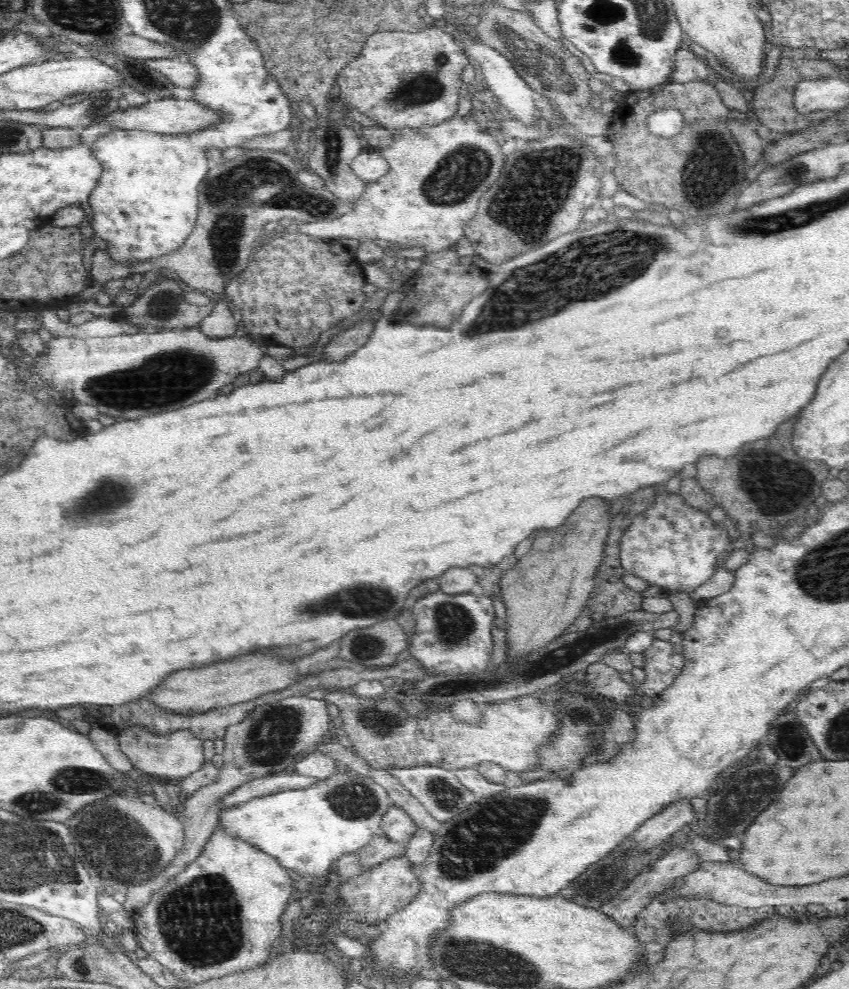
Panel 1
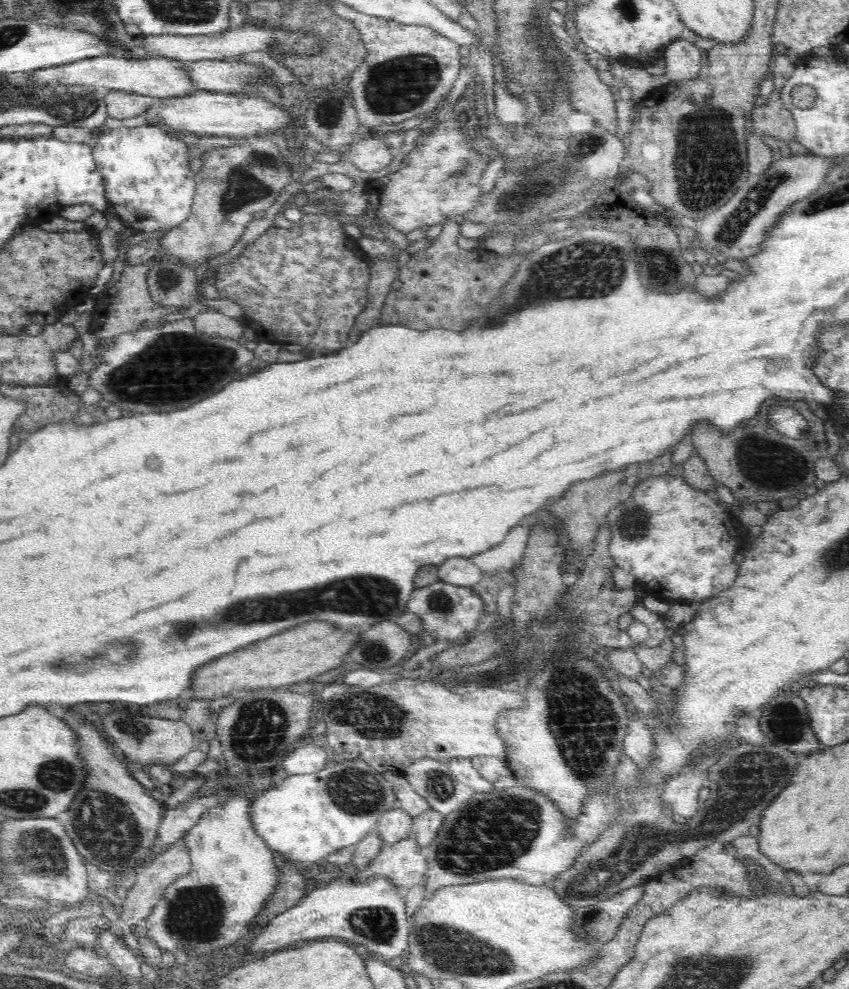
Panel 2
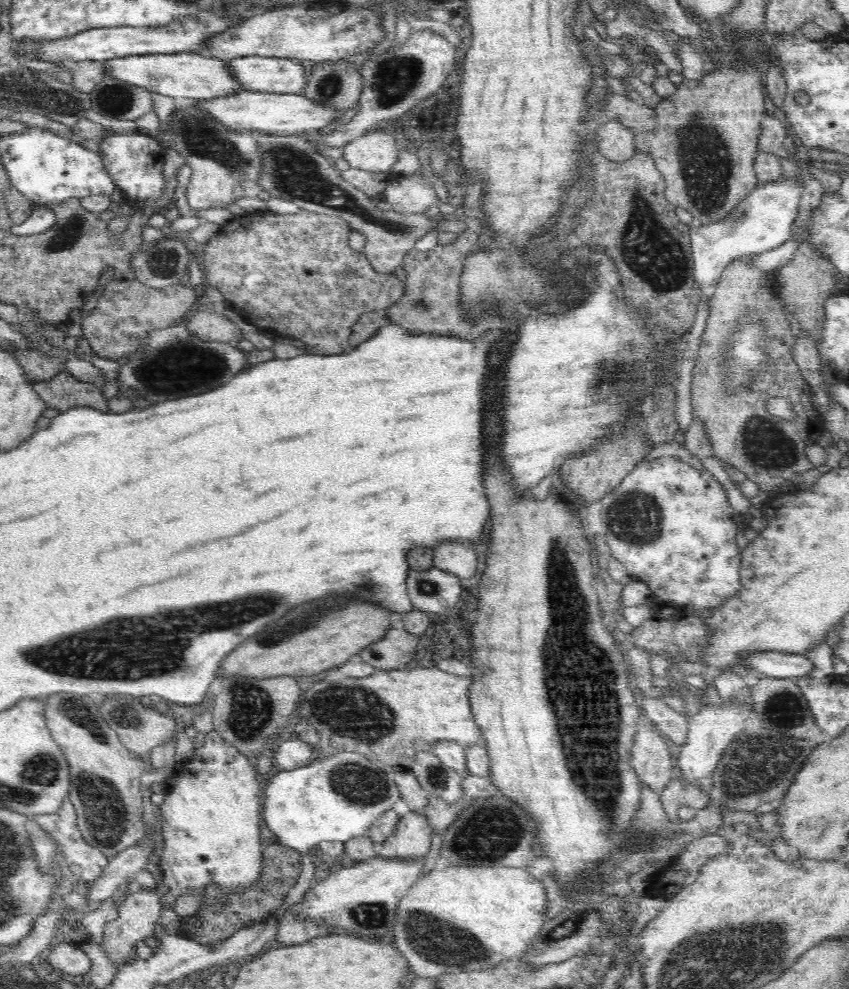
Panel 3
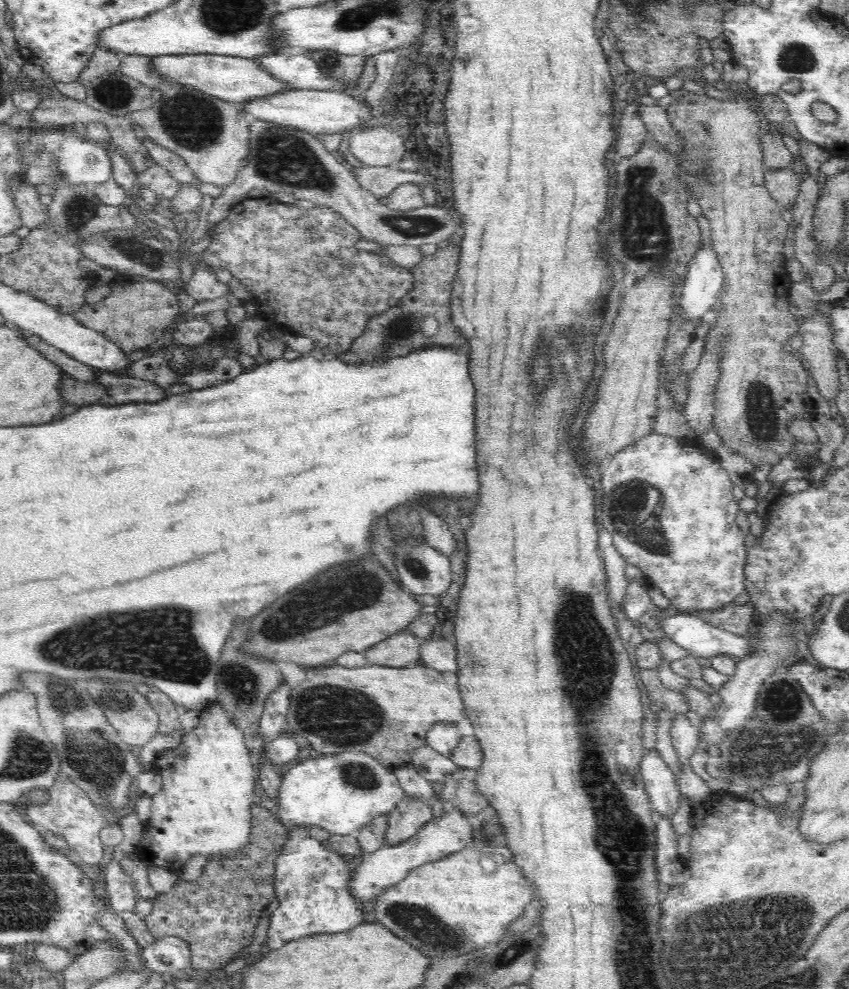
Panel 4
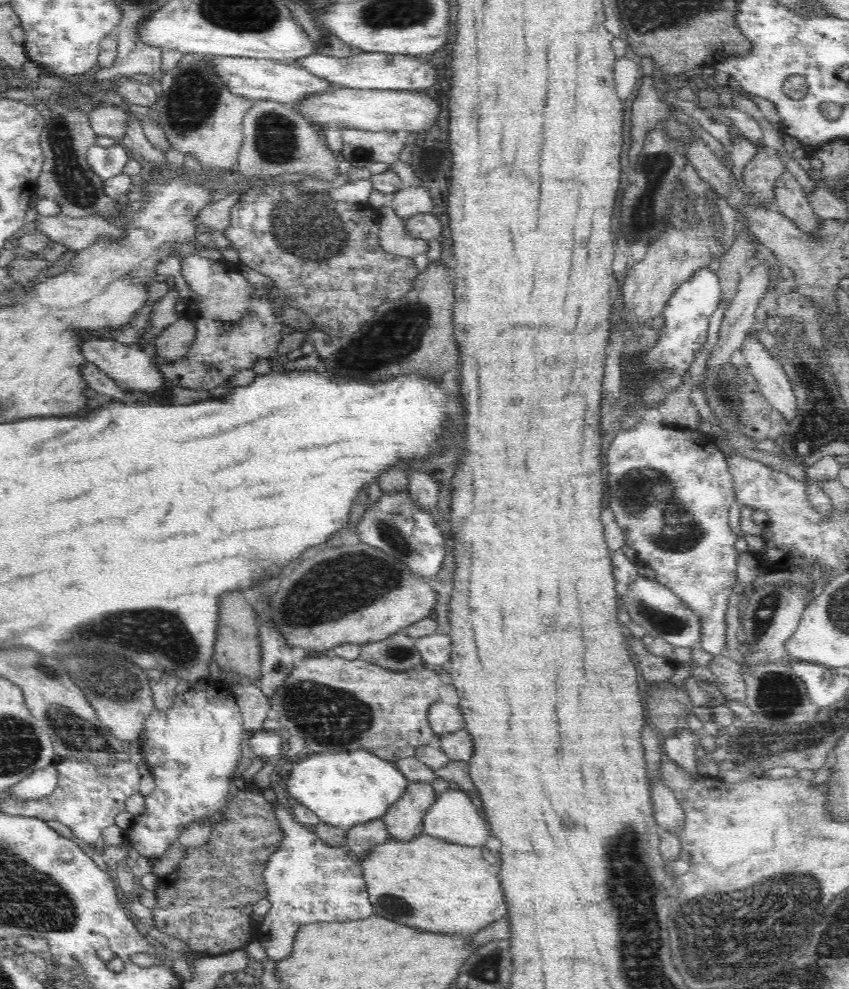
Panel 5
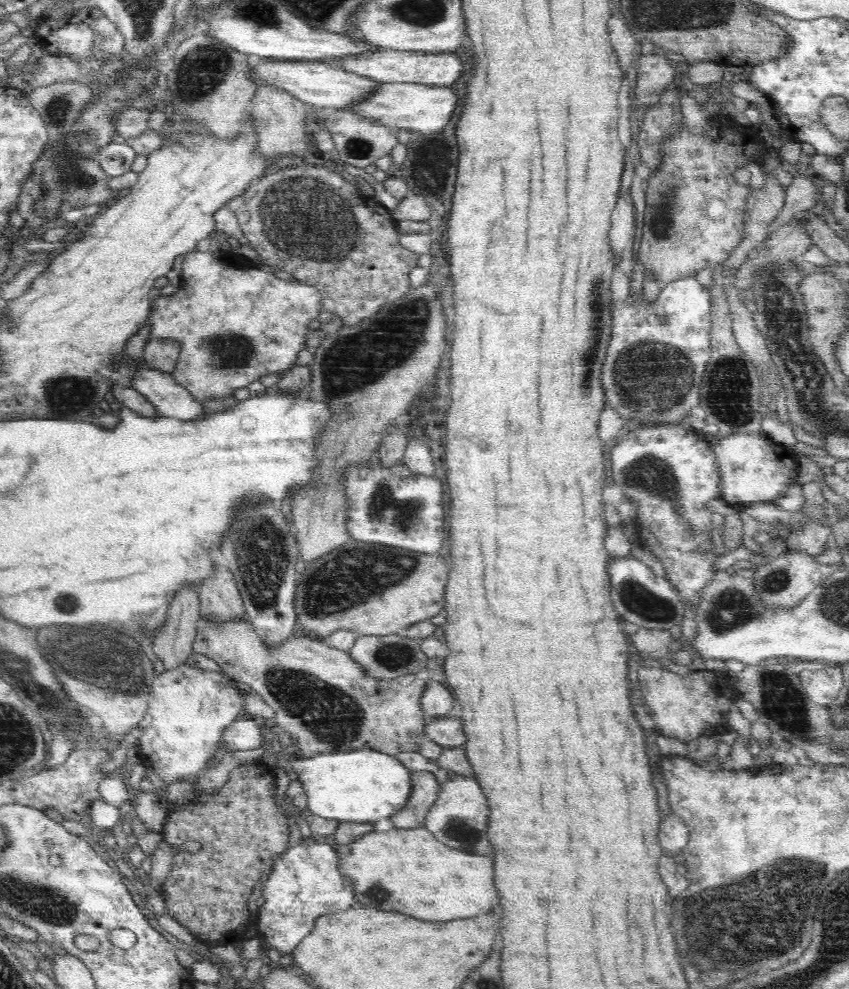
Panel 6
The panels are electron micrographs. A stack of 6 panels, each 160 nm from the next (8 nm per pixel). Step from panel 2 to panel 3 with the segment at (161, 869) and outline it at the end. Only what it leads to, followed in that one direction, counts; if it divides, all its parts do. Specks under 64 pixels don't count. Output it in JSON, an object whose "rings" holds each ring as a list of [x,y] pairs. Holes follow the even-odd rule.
{"rings":[[[141,889],[138,892],[128,894],[121,899],[118,910],[118,918],[109,921],[104,928],[102,938],[102,949],[110,957],[114,965],[121,967],[126,962],[135,957],[135,945],[137,942],[144,941],[150,936],[154,936],[154,930],[158,926],[161,916],[162,904],[160,904],[160,895],[150,889]]]}

